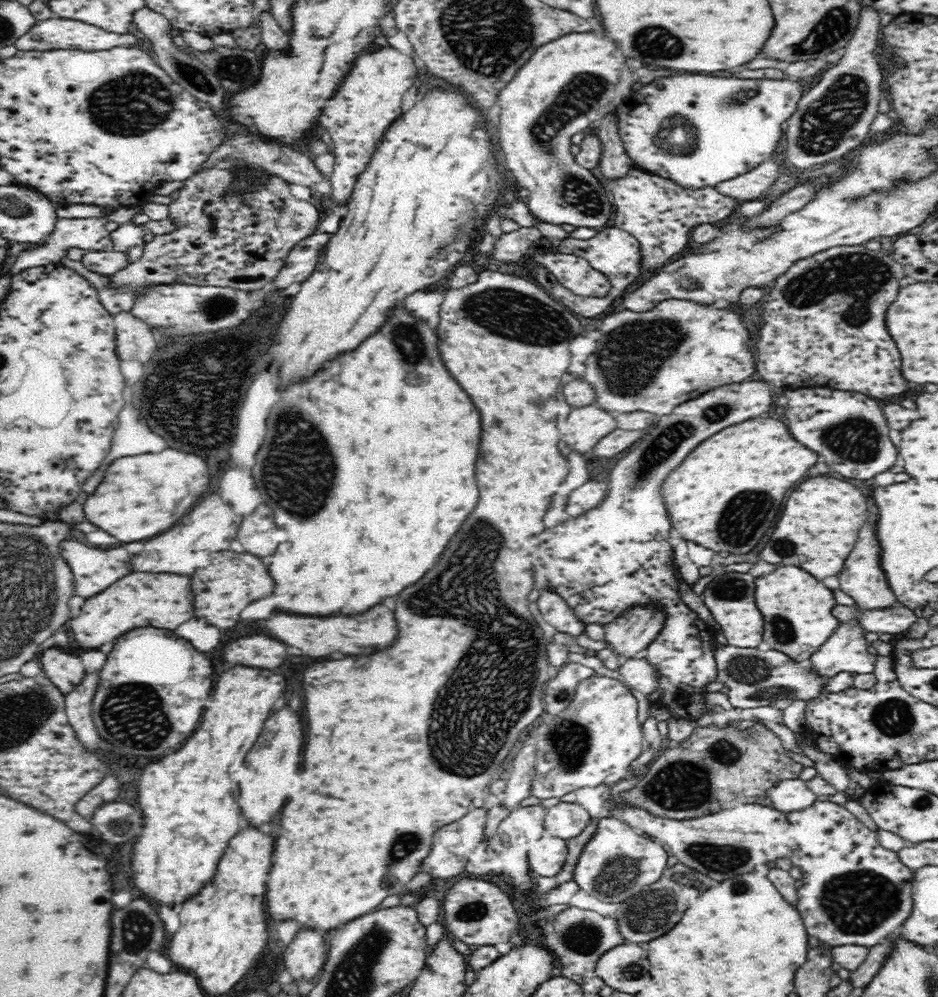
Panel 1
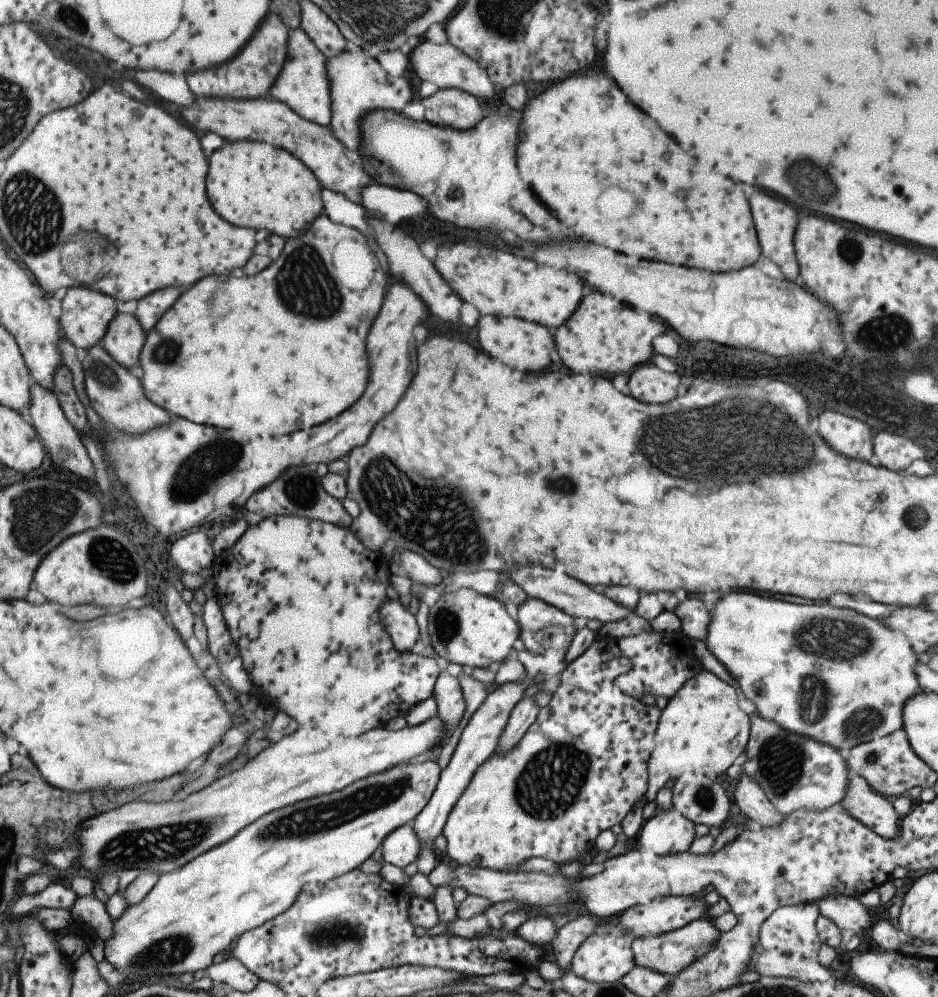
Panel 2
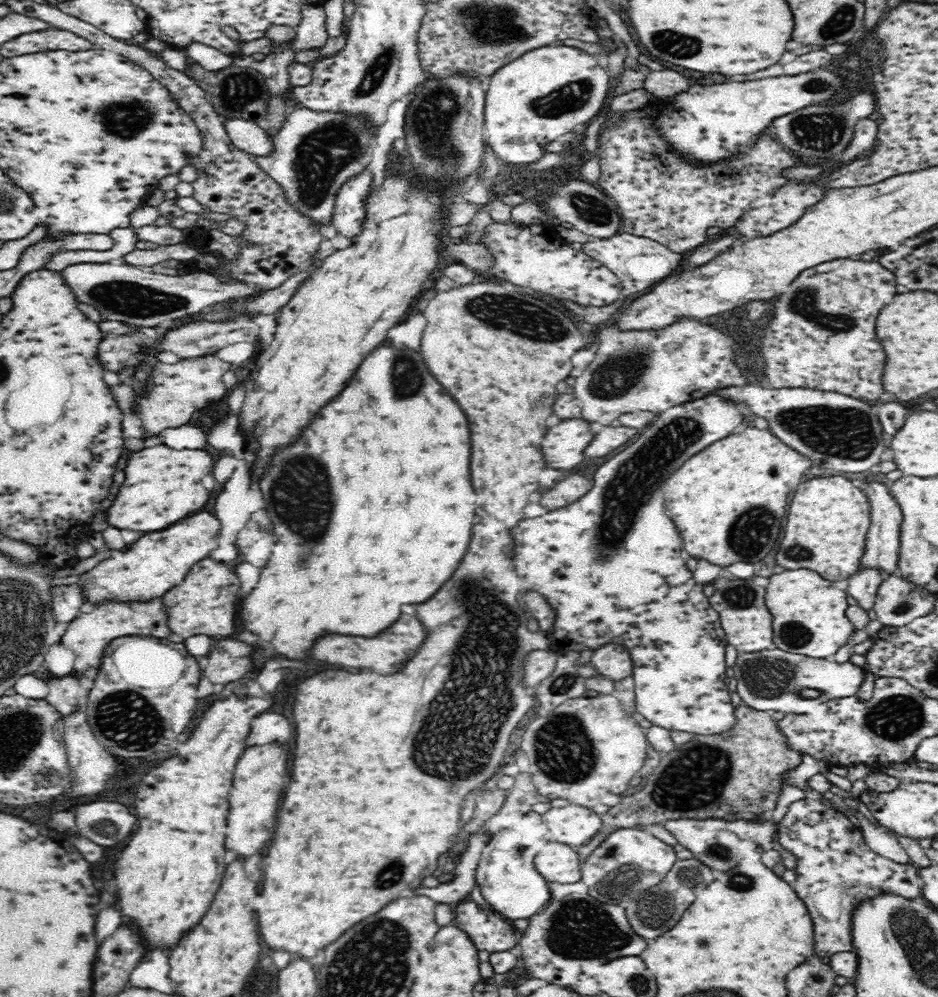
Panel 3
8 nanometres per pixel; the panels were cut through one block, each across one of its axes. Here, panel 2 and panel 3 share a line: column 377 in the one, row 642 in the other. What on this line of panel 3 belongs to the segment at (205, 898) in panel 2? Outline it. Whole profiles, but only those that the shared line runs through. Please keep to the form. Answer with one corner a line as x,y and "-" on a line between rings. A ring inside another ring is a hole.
784,570
770,576
765,605
773,618
773,641
777,648
812,658
834,654
854,634
854,626
845,615
846,596
844,586
820,578
814,570

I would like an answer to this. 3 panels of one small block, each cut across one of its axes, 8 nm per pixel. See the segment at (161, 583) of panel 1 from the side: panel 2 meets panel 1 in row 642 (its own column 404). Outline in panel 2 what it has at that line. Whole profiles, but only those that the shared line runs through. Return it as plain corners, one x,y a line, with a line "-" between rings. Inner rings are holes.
352,47
343,49
337,56
324,60
327,82
331,88
331,122
329,130
339,140
342,148
351,148
358,154
357,124
367,110
381,109
401,113
405,103
413,97
413,90
409,88
407,80
403,77
388,75
374,58

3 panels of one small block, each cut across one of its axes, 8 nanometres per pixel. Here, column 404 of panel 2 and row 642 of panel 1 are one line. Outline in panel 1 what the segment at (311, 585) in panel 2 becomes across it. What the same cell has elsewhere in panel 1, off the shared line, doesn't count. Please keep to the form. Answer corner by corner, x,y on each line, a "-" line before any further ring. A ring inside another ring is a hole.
750,380
719,386
719,388
708,390
704,396
700,394
694,400
679,404
672,414
657,418
656,428
645,433
642,442
612,468
608,494
598,508
582,514
580,518
554,526
552,530
548,530
550,536
544,542
546,546
544,550
548,554
546,576
548,576
550,591
562,596
575,616
584,624
598,622
598,624
607,625
632,604
657,604
666,611
666,622
660,634
647,646
644,655
662,676
662,682
658,688
662,691
662,698
656,706
666,708
670,716
676,719
696,720
700,715
709,712
703,700
707,694
706,684
716,681
716,659
714,658
716,631
702,621
689,607
688,602
678,595
676,571
670,567
673,554
672,546
668,543
670,519
663,501
661,486
664,479
676,466
680,466
684,458
702,440
710,438
712,434
732,424
740,424
748,418
756,418
768,412
774,406
774,396
778,396
779,393
780,391
776,392
769,382

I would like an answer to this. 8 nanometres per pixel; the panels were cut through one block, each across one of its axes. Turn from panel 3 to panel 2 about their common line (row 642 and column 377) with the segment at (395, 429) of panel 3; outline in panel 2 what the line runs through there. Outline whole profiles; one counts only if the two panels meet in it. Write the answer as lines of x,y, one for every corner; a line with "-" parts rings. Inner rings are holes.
321,212
321,216
317,216
303,234
299,234
297,238
285,240
285,248
281,250
277,260
273,260
263,272
258,272
253,276
241,276
237,280
235,280
235,276
205,276
205,278
201,278
197,284
191,286
191,290
185,290
171,304
171,308
167,308
167,312
157,320
157,324
154,324
155,328
145,332
145,338
138,354
138,366
141,367
139,382
145,398
155,406
171,412
170,415
181,416
181,418
197,422
197,424
213,426
215,432
229,434
233,438
237,436
239,440
255,440
257,438
257,442
261,436
281,436
281,434
293,432
295,428
307,428
307,426
329,420
329,418
337,416
339,412
343,412
343,408
351,406
365,388
367,364
365,364
365,356
363,356
365,354
363,340
369,330
369,304
371,304
371,320
373,320
381,308
385,284
387,284
387,276
385,276
385,272
381,272
379,260
375,258
375,254
369,250
369,246
365,242
367,242
365,236
361,236
357,230
347,228
343,224
333,224

